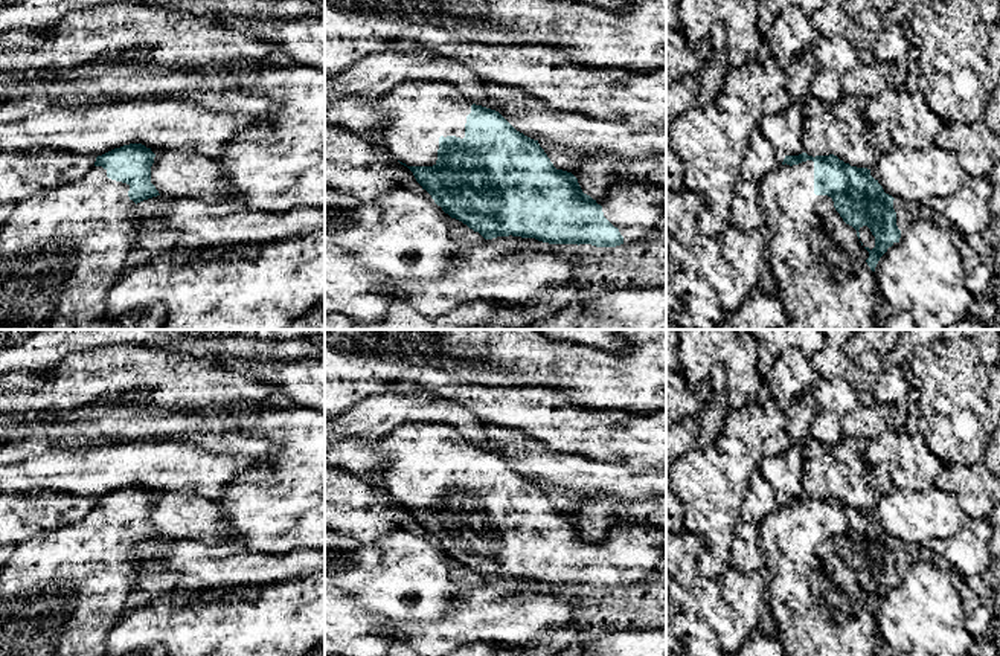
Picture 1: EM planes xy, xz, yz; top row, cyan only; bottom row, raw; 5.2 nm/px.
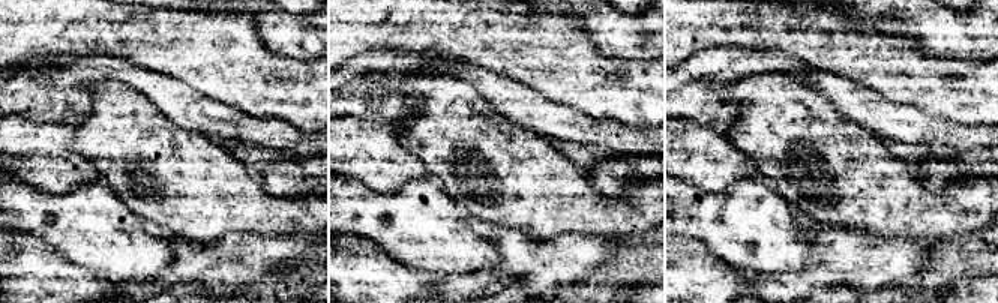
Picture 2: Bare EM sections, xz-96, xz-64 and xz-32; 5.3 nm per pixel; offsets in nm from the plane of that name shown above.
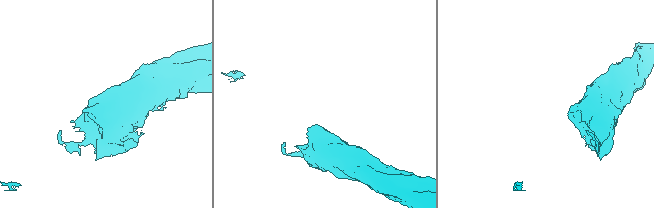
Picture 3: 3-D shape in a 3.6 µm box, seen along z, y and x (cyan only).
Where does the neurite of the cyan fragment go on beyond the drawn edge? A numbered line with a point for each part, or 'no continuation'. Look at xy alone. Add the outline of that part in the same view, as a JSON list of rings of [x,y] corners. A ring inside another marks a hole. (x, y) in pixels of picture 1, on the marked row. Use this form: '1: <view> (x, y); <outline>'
1: xy (60, 254); [[[93,166],[75,183],[15,204],[0,227],[0,330],[162,330],[162,305],[107,317],[107,293],[127,267],[140,226],[128,191]]]

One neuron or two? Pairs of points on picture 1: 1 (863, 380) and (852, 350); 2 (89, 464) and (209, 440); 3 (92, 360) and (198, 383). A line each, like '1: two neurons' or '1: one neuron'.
1: two neurons
2: two neurons
3: one neuron

